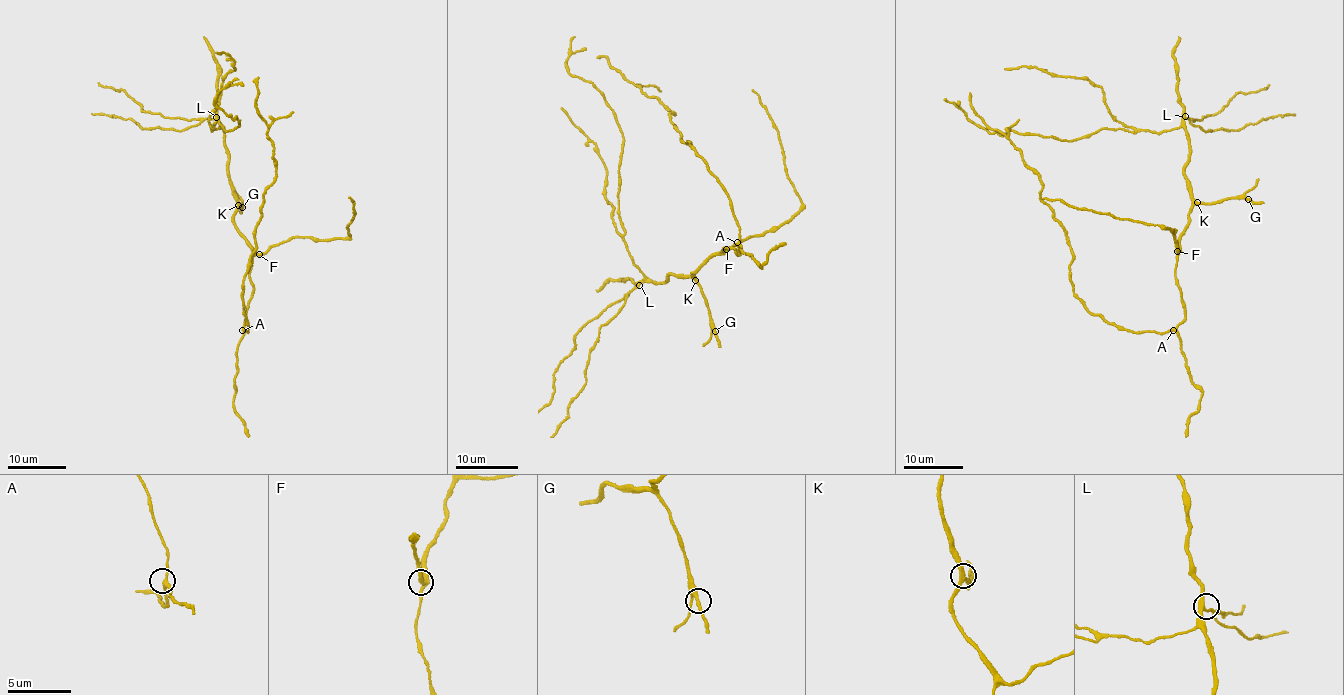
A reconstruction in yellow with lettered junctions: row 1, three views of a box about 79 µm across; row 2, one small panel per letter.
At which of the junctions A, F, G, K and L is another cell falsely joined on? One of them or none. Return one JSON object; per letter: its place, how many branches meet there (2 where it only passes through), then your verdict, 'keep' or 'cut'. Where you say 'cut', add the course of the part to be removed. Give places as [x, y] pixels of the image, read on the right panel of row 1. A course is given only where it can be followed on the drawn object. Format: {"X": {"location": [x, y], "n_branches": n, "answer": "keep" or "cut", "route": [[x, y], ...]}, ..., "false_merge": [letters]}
{"A": {"location": [1173, 330], "n_branches": 3, "answer": "keep"}, "F": {"location": [1177, 251], "n_branches": 3, "answer": "keep"}, "G": {"location": [1248, 199], "n_branches": 3, "answer": "keep"}, "K": {"location": [1197, 202], "n_branches": 3, "answer": "keep"}, "L": {"location": [1185, 116], "n_branches": 3, "answer": "keep"}, "false_merge": []}

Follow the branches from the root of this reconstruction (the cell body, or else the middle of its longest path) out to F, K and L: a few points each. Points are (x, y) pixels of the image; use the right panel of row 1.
F: (1176, 265), (1177, 251)
K: (1176, 265), (1179, 240), (1189, 221), (1189, 208), (1197, 202)
L: (1176, 265), (1179, 240), (1191, 203), (1189, 181), (1184, 175), (1189, 153), (1185, 116)

